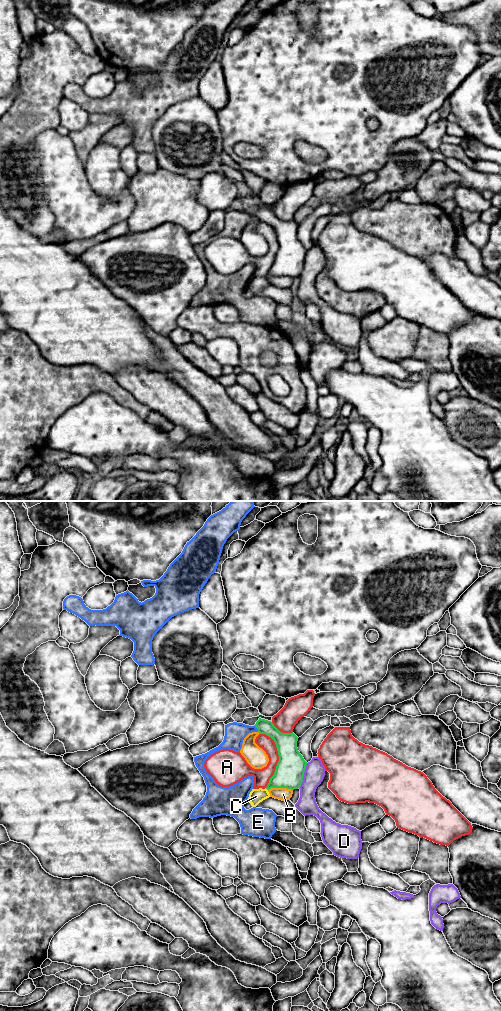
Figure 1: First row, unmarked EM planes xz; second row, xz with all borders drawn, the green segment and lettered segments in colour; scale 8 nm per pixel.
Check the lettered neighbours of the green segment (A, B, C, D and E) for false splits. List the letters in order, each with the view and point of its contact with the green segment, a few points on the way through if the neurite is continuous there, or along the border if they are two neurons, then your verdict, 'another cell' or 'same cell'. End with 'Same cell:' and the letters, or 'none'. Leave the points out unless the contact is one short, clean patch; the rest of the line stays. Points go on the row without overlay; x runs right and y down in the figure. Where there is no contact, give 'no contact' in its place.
A: contact xz (279, 245); another cell
B: contact xz (280, 275); another cell
C: no contact; another cell
D: contact xz (303, 264); another cell
E: contact xz (256, 215); another cell
Same cell: none

